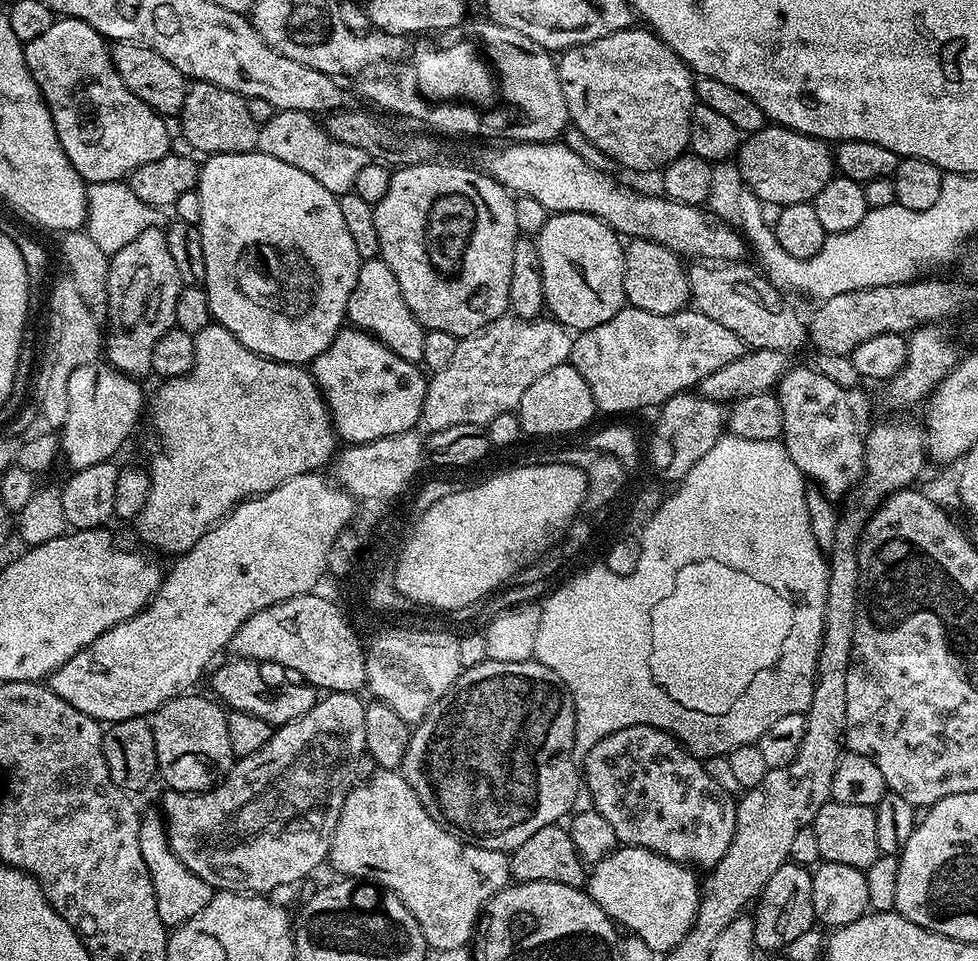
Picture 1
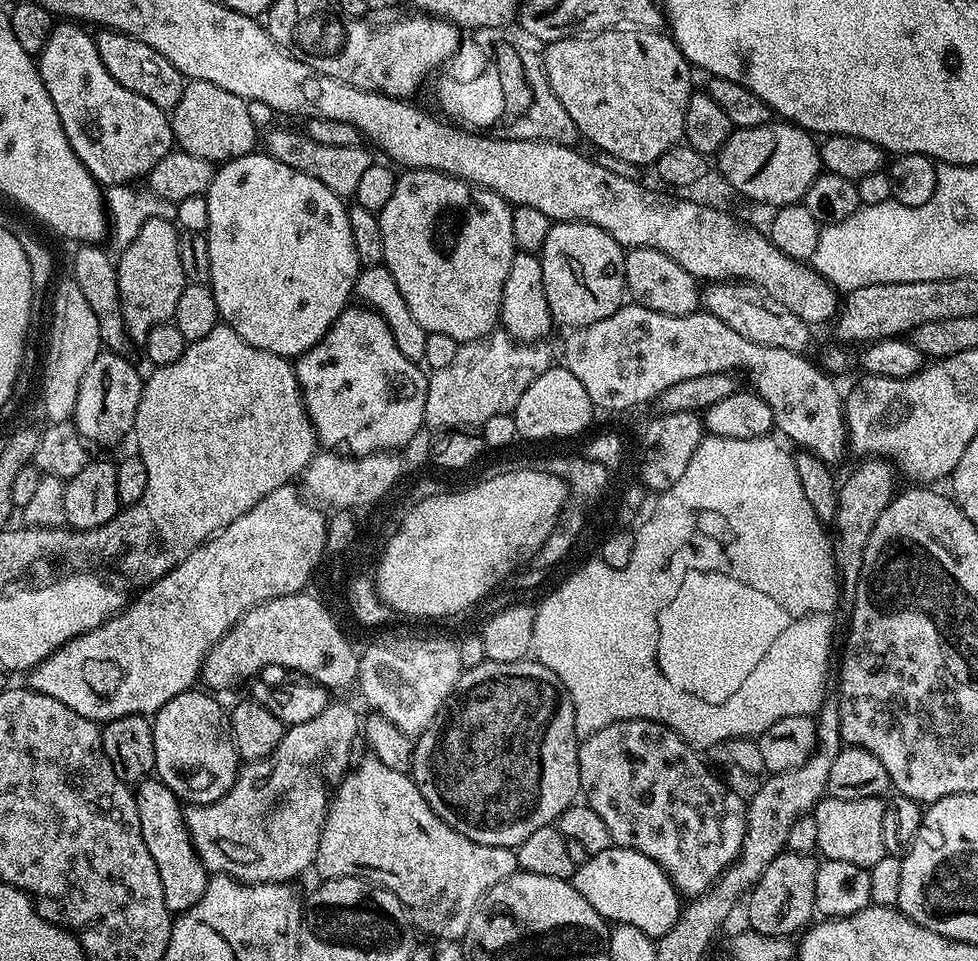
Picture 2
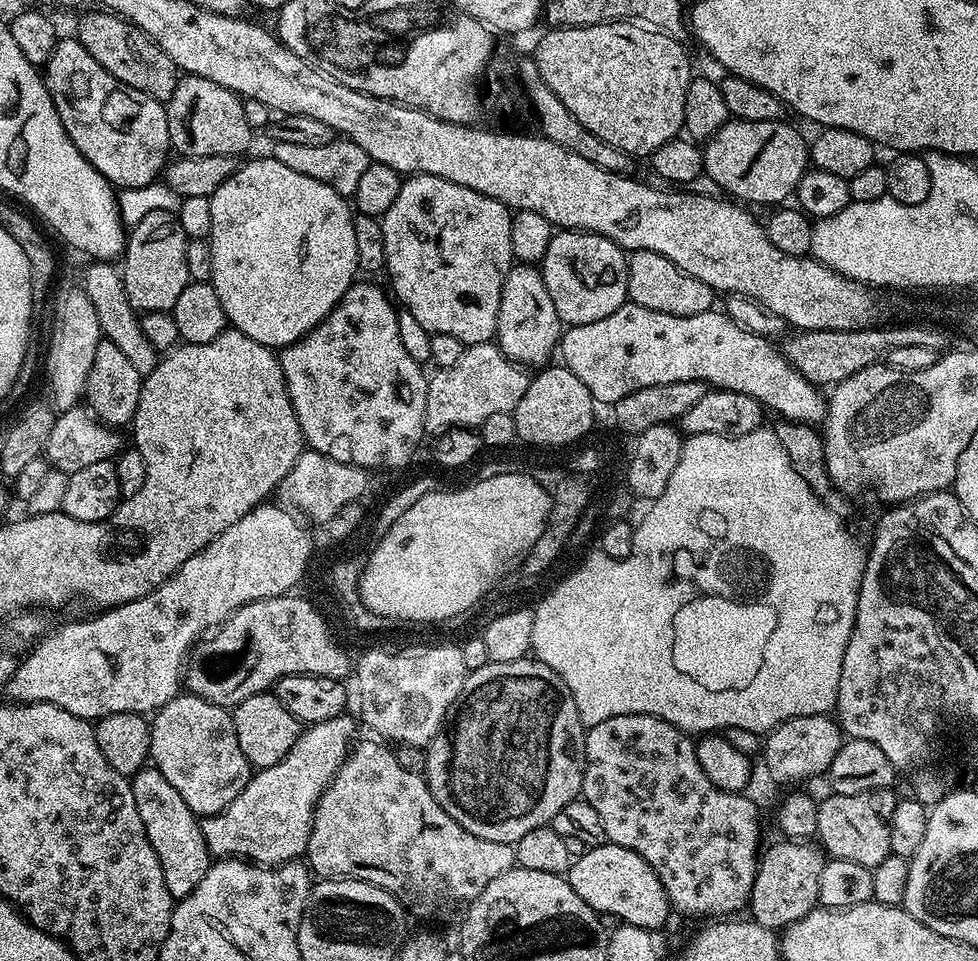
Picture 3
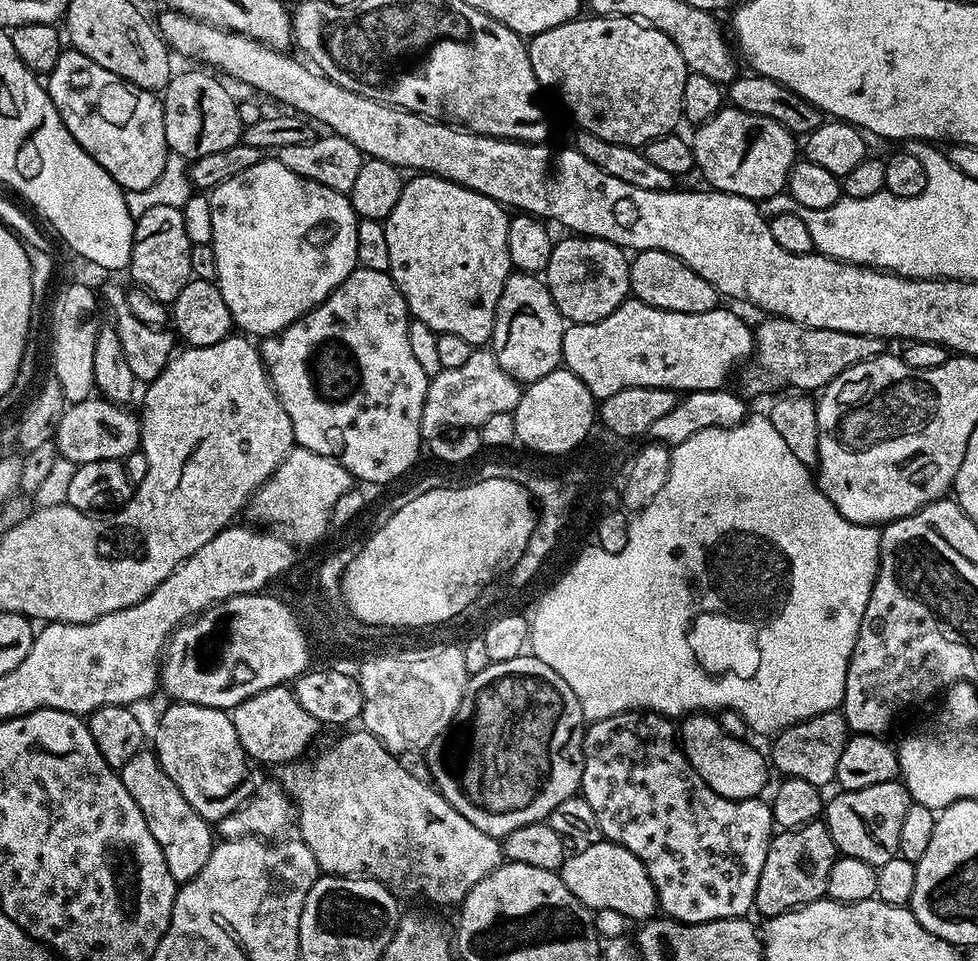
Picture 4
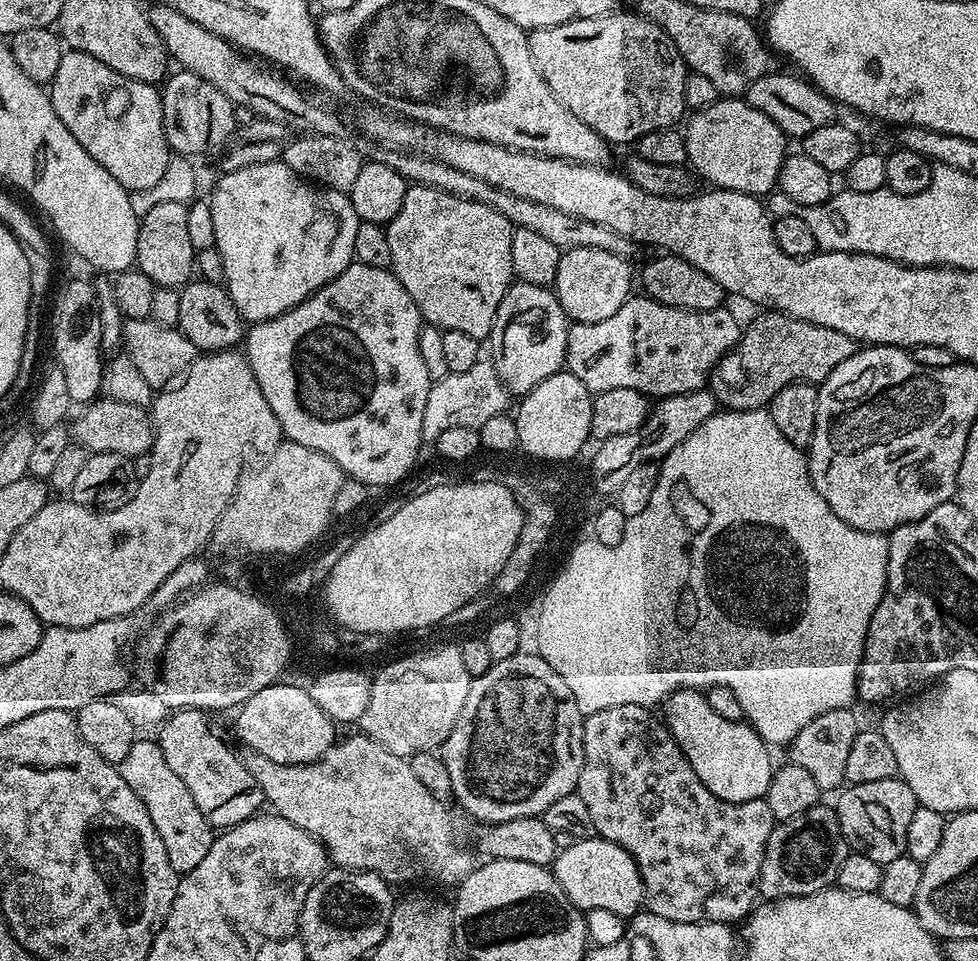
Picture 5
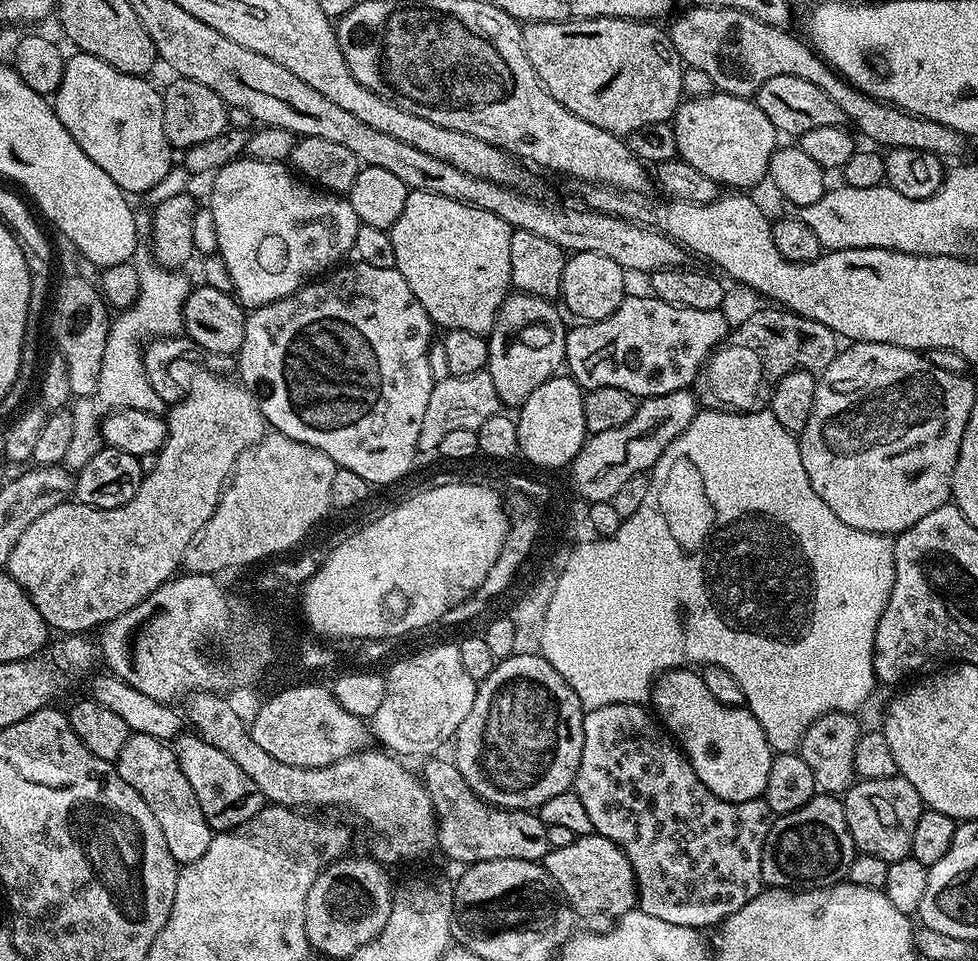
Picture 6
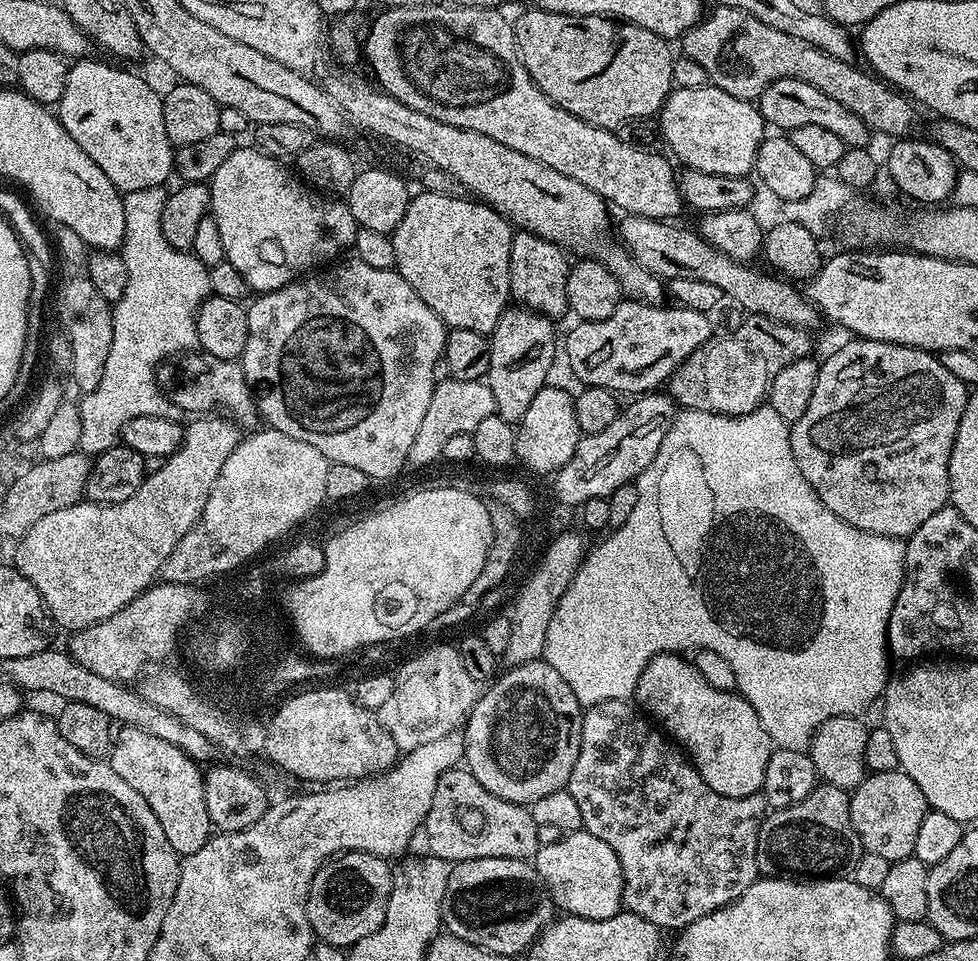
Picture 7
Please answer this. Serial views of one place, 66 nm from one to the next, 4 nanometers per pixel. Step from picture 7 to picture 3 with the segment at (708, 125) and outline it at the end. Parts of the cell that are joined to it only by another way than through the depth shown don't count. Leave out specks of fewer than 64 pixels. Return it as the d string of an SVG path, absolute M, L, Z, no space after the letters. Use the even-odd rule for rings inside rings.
M784 118L770 122L729 119L703 145L703 175L709 176L721 188L721 193L745 205L783 205L787 201L784 199L795 193L798 182L810 168L809 141L806 136L804 140L803 134L786 121Z

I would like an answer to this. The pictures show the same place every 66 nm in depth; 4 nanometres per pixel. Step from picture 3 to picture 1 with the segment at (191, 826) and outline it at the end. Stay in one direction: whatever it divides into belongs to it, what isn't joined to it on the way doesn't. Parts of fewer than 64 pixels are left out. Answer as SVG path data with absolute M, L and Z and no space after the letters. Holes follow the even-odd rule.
M159 811L144 812L140 817L138 846L142 850L142 862L150 870L150 882L154 882L154 898L158 902L158 918L169 930L175 930L187 924L194 914L198 914L210 902L214 890L198 874L194 874L174 854L168 841L166 821Z

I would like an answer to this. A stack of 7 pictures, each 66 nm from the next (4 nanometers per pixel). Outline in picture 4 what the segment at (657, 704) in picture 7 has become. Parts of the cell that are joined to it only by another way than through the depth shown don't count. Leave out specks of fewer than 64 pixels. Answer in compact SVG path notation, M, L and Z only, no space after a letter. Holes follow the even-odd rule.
M689 714L683 717L678 724L678 739L690 766L698 770L698 778L702 778L714 794L722 794L722 798L731 800L755 800L763 793L760 791L770 773L765 753L763 756L747 739L726 734L715 715Z

